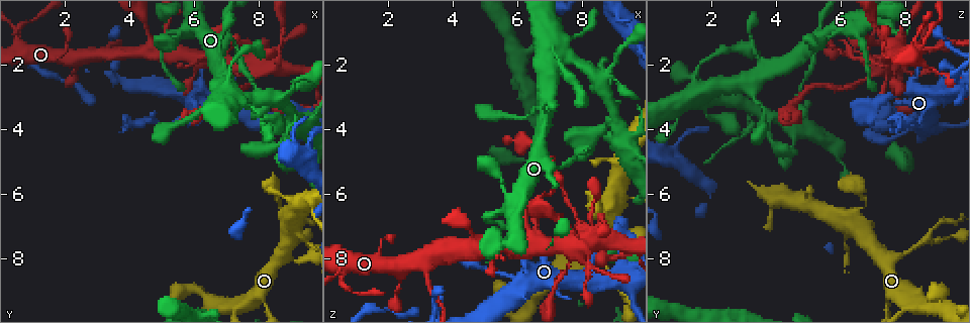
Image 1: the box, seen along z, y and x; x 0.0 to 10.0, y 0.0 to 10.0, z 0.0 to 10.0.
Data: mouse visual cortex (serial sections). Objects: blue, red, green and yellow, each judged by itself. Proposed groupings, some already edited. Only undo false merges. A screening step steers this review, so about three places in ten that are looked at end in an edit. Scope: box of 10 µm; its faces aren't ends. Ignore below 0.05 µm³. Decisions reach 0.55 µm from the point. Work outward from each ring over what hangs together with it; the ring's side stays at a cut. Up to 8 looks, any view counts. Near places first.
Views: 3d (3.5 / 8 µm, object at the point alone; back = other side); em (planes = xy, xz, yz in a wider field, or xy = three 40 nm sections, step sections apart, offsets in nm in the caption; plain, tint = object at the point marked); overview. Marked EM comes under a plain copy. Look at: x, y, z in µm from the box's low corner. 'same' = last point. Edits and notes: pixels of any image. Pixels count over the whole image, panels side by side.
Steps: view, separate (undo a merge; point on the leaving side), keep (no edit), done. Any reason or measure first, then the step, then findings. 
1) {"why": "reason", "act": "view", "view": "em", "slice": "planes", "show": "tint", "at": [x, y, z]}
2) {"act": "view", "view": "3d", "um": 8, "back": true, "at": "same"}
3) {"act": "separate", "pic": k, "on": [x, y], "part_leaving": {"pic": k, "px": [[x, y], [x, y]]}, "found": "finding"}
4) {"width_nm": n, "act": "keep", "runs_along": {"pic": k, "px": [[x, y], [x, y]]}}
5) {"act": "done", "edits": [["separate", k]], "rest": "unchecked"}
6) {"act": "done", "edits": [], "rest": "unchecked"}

{"why": "a fork", "act": "view", "view": "3d", "um": 3.5, "at": [2.75, 1.70, 8.15]}

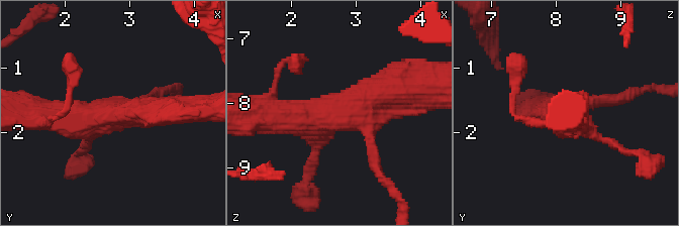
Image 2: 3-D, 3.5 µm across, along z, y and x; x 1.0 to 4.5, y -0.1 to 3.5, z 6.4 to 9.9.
{"why": "now the EM", "act": "view", "view": "em", "slice": "xy", "step": 1, "show": "tint", "at": [2.70, 1.80, 8.20]}

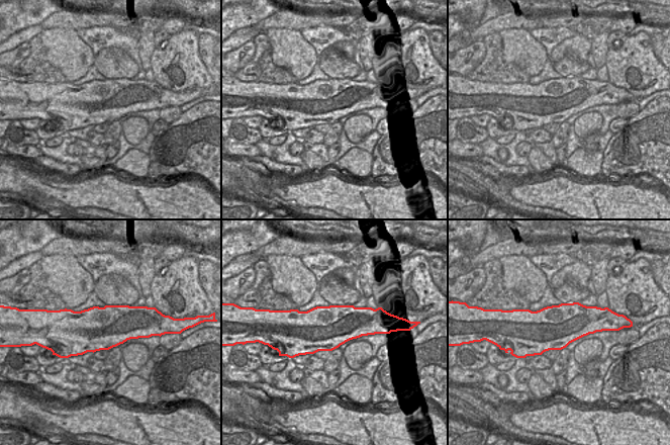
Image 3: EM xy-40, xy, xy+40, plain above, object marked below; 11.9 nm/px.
{"act": "keep", "found": "one cell here"}

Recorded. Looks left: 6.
{"why": "small branch off a trunk", "act": "view", "view": "3d", "um": 3.5, "at": [8.00, 1.85, 7.60]}

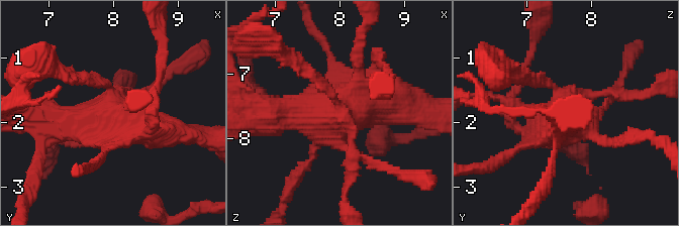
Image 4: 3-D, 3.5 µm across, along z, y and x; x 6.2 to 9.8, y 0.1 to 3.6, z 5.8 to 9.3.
{"why": "now the EM", "act": "view", "view": "em", "slice": "xy", "step": 2, "show": "tint", "at": [8.05, 1.85, 7.65]}

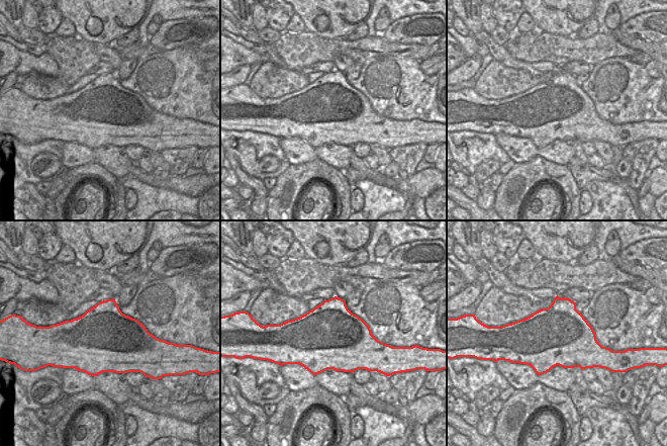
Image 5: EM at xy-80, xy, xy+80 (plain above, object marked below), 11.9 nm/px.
{"act": "keep", "runs_along": {"pic": 4, "px": [[43, 115], [168, 131]]}, "found": "all the same cell"}

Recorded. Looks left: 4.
{"why": "narrows sharply", "act": "view", "view": "3d", "um": 3.5, "back": true, "at": [6.25, 1.80, 6.60]}

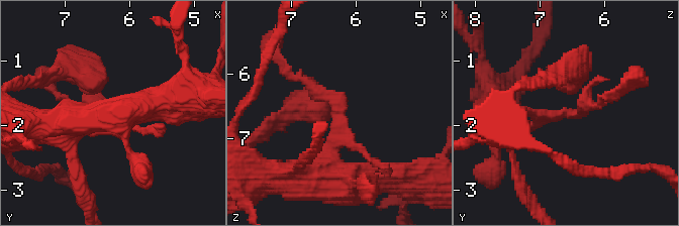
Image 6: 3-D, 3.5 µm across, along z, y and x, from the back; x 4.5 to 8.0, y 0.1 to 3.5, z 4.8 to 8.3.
{"why": "need the tissue", "act": "view", "view": "em", "slice": "xy", "step": 2, "show": "tint", "at": [6.25, 1.80, 6.60]}

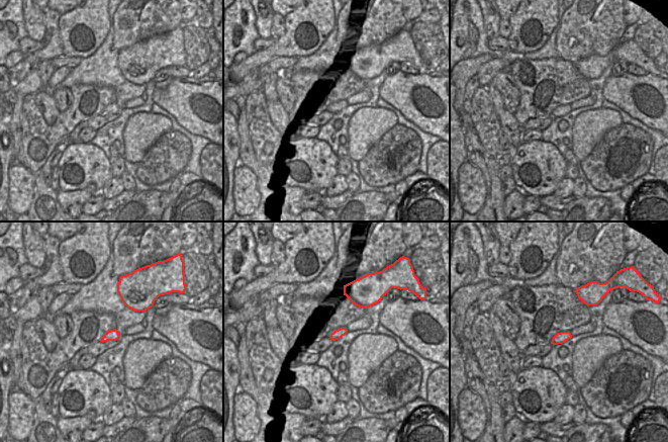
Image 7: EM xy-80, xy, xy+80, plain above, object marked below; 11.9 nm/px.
{"width_nm": 120, "act": "keep", "runs_along": {"pic": 6, "px": [[502, 116], [577, 113], [577, 73]]}, "found": "one cell here"}

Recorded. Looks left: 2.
{"act": "done", "edits": [], "rest": "unchecked"}

